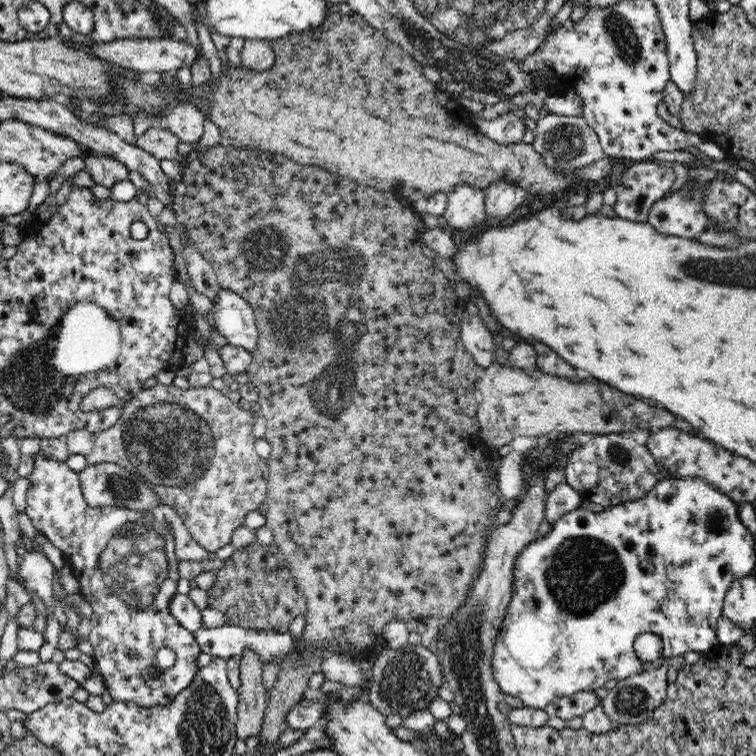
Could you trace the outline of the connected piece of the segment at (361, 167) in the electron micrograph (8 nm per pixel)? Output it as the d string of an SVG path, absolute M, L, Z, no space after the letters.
M345 10L343 12L332 13L327 16L327 19L323 20L323 23L319 27L304 29L302 32L290 33L289 35L277 38L270 42L271 48L274 53L274 66L270 70L264 70L264 72L254 72L244 67L243 65L233 66L231 63L224 67L219 78L210 78L206 84L202 86L193 86L190 90L186 90L184 86L178 84L176 90L171 90L167 84L163 82L156 82L154 86L150 88L154 90L156 97L159 100L159 111L157 113L158 118L168 115L174 108L173 99L178 99L180 103L190 103L194 105L202 115L207 115L210 120L214 122L216 127L220 129L222 140L227 146L232 147L250 147L252 149L258 149L259 151L268 151L270 153L281 152L286 154L288 158L292 158L294 162L300 162L300 164L318 164L318 166L331 166L335 169L332 172L340 174L340 176L350 176L350 178L358 178L358 182L366 182L368 186L374 186L374 188L380 188L380 190L394 190L398 191L400 197L405 200L414 201L418 198L428 198L432 196L432 193L443 192L449 193L454 187L466 183L468 185L475 186L478 189L484 189L493 182L499 180L512 181L516 185L526 189L526 192L530 192L534 195L540 195L545 197L546 194L555 194L557 191L563 191L566 187L570 186L572 182L596 182L604 176L611 173L611 159L605 156L603 159L597 160L588 166L582 166L580 170L576 170L574 174L565 176L563 172L555 172L549 166L544 164L541 154L532 146L532 144L525 144L524 142L502 145L496 143L494 140L487 138L484 134L481 134L473 126L469 120L469 114L462 109L459 103L448 103L448 96L442 95L439 90L436 90L436 85L429 82L423 75L423 67L406 53L400 45L393 43L384 33L376 30L373 26L368 24L368 21L364 19L362 15L358 13Z

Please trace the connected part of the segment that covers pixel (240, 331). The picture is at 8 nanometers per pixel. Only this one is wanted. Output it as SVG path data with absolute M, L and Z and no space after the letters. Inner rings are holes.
M221 288L216 294L216 300L213 301L213 314L215 327L218 332L226 338L230 345L246 349L250 354L258 347L258 327L253 308L239 294Z

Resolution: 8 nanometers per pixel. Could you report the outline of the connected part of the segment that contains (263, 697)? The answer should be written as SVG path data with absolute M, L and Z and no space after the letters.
M244 649L240 657L240 689L237 704L237 737L246 740L258 731L267 707L268 693L263 686L263 662L254 649Z

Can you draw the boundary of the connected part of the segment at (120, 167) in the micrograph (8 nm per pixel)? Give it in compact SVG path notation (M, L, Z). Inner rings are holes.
M87 154L83 168L98 186L110 189L116 182L126 180L130 169L119 160L108 156Z

